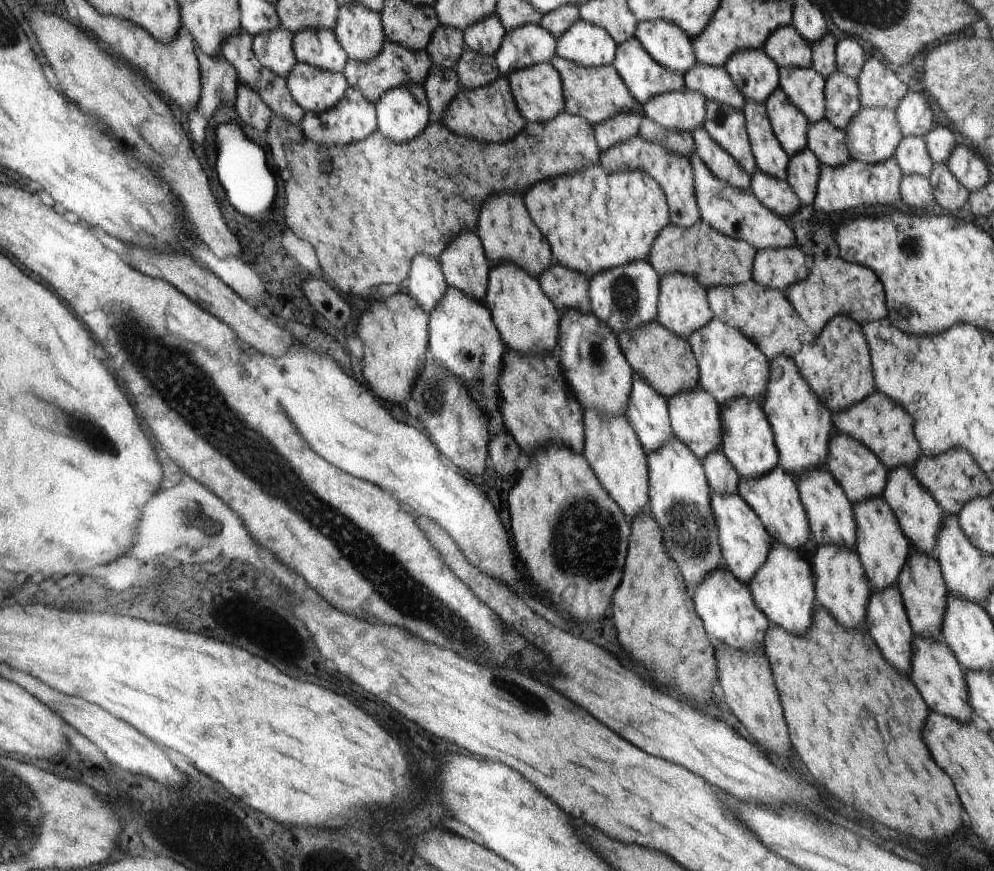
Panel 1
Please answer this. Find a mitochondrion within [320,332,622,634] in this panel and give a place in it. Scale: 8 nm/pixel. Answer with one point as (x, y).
(433, 392)

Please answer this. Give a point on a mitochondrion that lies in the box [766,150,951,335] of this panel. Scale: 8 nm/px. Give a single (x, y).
(911, 245)

